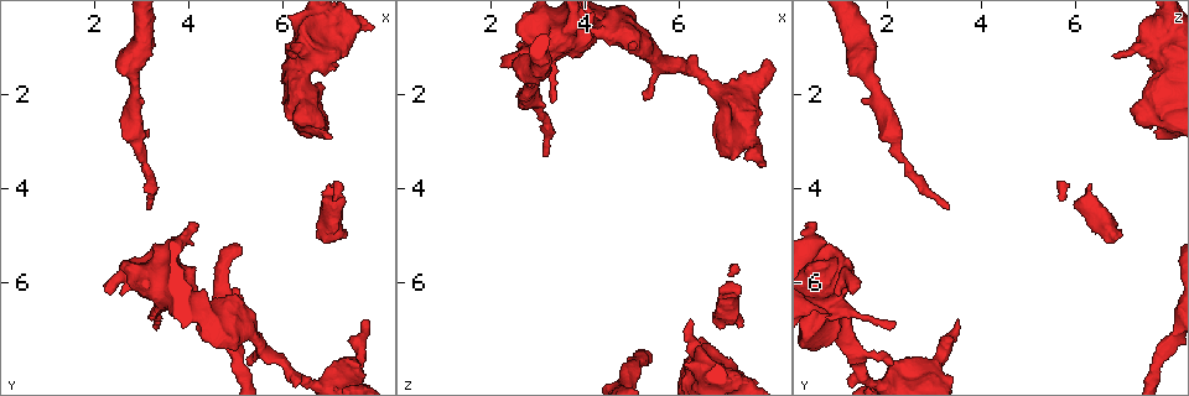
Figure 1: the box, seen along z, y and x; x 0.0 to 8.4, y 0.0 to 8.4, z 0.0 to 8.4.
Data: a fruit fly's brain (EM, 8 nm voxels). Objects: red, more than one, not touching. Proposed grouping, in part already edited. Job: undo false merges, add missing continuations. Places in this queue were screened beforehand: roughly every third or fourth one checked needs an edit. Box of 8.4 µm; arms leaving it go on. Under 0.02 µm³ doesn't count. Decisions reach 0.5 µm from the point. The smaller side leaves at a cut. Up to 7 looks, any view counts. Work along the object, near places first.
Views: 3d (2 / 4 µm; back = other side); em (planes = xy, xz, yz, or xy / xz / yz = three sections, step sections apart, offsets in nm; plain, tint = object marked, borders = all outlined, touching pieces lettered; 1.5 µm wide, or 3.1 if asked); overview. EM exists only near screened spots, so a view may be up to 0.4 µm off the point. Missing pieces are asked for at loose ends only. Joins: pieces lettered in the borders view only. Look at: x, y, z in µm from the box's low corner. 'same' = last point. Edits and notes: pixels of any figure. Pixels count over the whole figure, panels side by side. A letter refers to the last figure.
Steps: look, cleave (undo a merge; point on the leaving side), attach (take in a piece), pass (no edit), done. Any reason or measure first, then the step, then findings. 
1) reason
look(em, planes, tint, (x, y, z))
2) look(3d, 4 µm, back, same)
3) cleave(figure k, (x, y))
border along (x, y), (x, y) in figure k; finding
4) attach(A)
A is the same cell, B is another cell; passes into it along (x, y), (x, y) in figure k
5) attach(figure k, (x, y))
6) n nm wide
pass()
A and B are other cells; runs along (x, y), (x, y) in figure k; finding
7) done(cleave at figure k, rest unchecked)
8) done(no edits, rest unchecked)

branch stops here
look(em, planes, borders, (6.85, 5.00, 7.00))

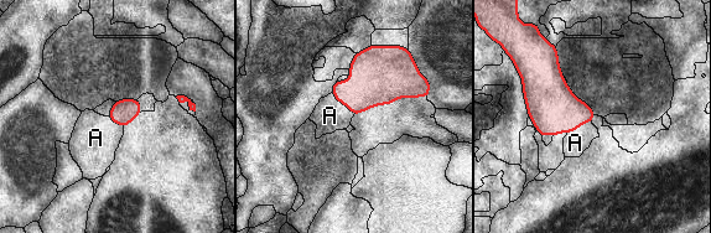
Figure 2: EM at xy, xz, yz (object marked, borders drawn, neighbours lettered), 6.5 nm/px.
attach(A)
A is the same cell; passes into it along (374, 79), (344, 104), (330, 115) in figure 2; it goes on there

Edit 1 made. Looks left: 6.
redraw
look(overview)

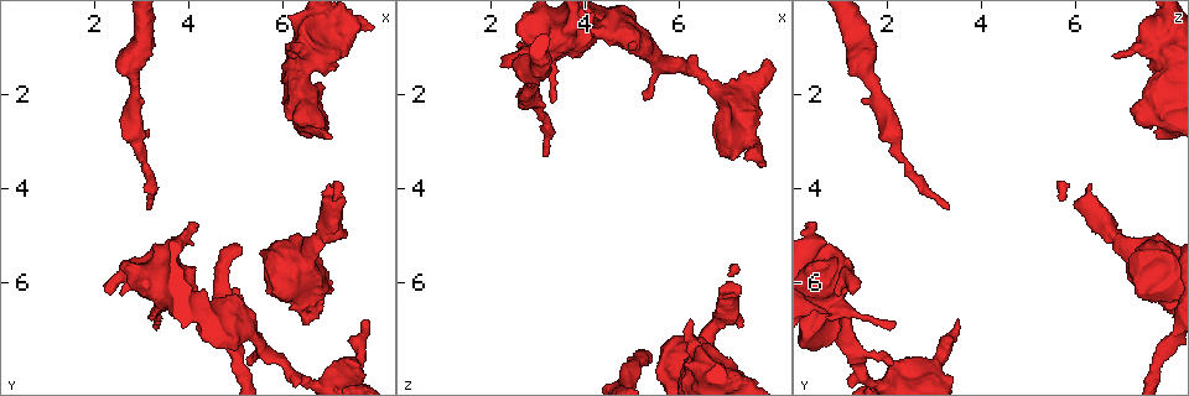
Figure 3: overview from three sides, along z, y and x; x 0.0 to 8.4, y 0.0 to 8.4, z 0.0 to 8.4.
branch stops here
look(em, yz, step 8, borders, (7.75, 6.80, 3.55))

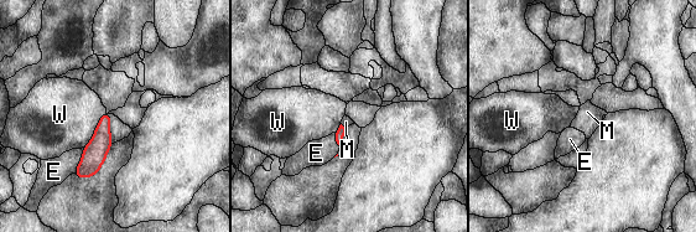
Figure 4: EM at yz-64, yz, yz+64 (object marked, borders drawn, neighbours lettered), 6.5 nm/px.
look(em, planes, borders, same)

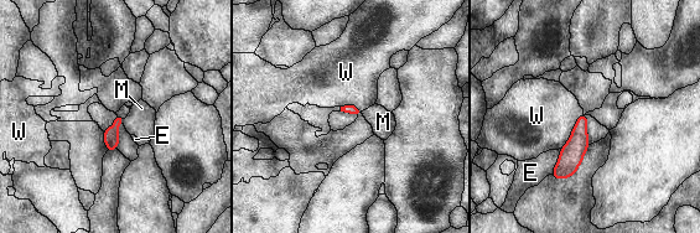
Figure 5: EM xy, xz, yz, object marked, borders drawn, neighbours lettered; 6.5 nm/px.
pass()
E, M and W are other cells; runs along (584, 117), (579, 143), (556, 175) in figure 5; none of them fits

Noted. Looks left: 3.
thick end
look(em, planes, borders, (3.15, 6.75, 0.80))

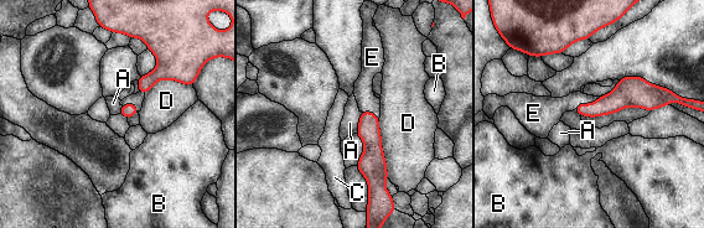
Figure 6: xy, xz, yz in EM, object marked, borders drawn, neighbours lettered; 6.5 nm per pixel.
attach(E)
E is the same cell, A, B, C and D are other cells; passes into it along (622, 96), (585, 104), (548, 112) in figure 6; it goes on there

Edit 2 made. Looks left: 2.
done(attach at figure 2, attach at figure 6, rest unchecked)

